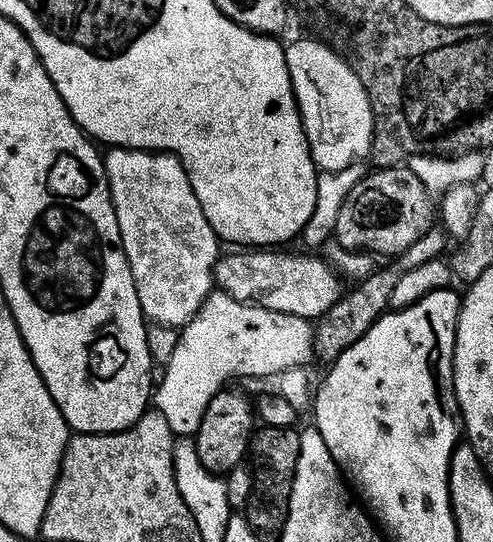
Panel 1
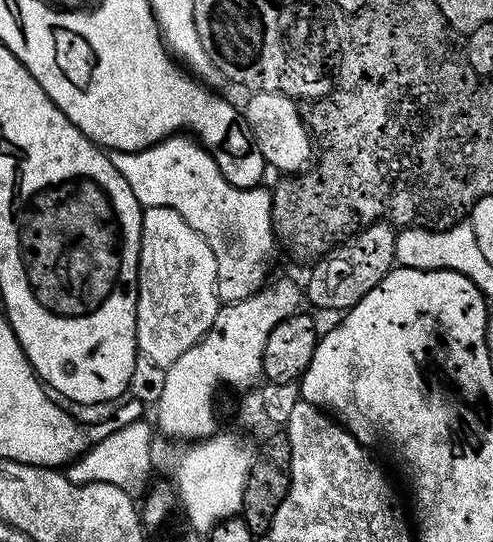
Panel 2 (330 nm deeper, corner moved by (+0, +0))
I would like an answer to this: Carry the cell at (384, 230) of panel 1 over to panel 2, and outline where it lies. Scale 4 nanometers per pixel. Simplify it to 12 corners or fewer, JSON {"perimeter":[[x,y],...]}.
{"perimeter":[[368,224],[311,265],[306,300],[347,310],[393,267],[397,229]]}

